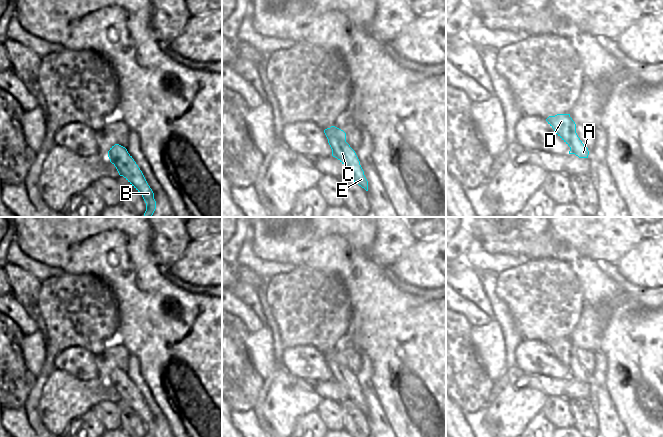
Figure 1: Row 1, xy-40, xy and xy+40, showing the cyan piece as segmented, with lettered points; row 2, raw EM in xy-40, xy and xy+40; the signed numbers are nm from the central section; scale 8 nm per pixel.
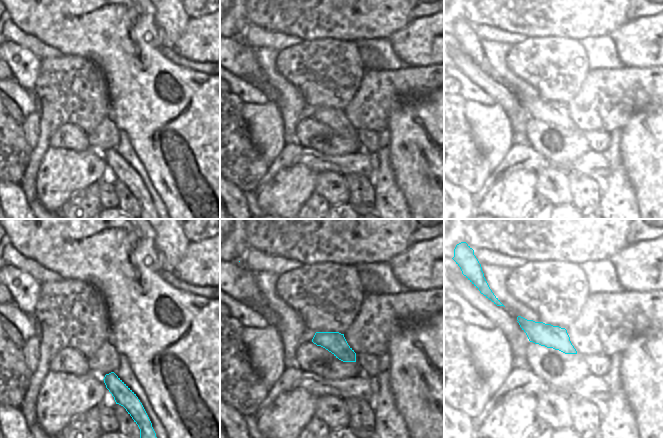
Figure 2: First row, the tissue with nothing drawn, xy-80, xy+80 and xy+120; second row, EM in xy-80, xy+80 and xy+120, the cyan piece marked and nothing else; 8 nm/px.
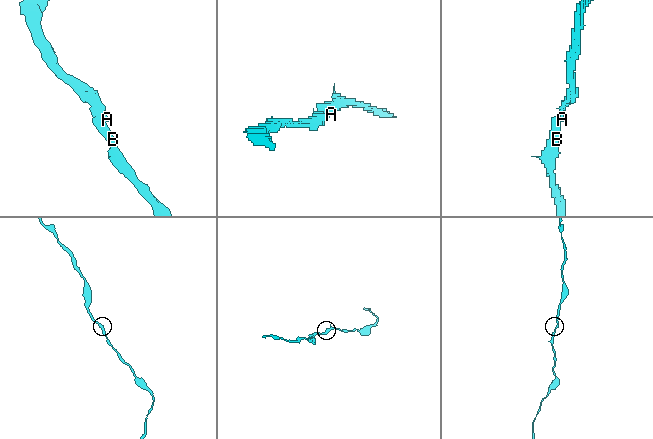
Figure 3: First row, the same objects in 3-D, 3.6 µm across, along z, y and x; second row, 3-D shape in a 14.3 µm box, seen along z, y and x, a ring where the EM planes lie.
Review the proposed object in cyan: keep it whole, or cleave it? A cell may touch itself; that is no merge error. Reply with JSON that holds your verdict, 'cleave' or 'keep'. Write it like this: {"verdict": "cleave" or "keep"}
{"verdict": "keep"}

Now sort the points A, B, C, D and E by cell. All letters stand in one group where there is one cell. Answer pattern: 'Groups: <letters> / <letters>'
Groups: A B C D E

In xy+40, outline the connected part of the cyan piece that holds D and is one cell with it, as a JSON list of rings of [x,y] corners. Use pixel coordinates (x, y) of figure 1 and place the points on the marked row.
[[[570,114],[549,116],[546,121],[554,129],[556,134],[570,147],[569,154],[575,154],[579,158],[588,158],[588,148],[578,137],[576,124],[570,117]]]

